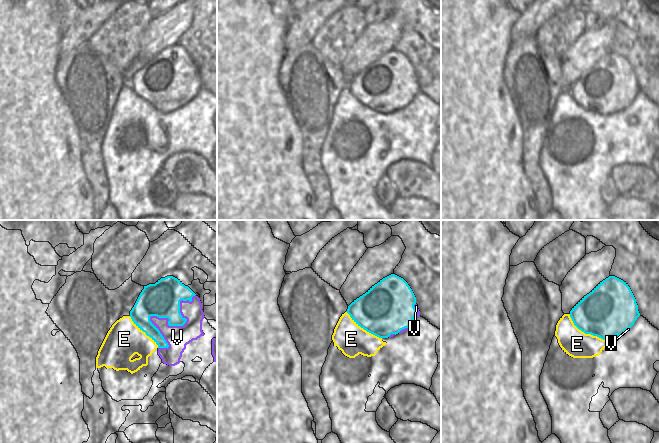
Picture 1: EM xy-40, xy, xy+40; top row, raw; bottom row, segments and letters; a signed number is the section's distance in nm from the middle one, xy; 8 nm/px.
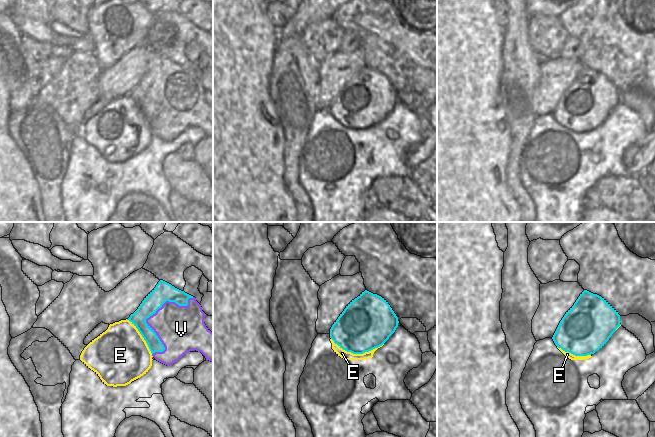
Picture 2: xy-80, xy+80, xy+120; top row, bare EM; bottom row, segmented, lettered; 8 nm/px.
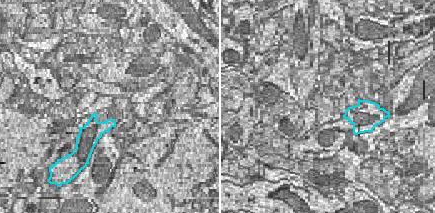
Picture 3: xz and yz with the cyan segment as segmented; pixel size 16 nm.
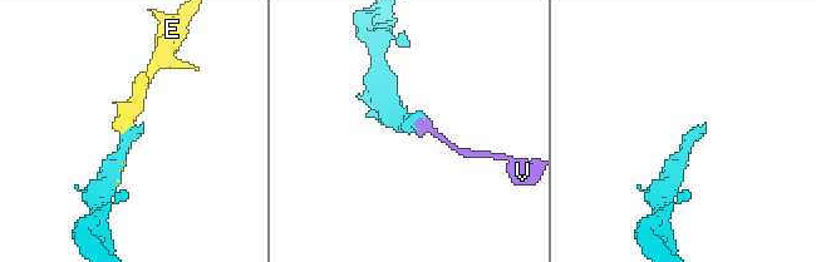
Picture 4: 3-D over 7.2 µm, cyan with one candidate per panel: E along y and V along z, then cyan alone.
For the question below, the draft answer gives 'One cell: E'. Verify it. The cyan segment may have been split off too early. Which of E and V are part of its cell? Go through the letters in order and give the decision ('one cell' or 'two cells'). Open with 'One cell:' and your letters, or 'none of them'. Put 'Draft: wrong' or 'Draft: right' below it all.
One cell: E
E: one cell
V: two cells
Draft: right

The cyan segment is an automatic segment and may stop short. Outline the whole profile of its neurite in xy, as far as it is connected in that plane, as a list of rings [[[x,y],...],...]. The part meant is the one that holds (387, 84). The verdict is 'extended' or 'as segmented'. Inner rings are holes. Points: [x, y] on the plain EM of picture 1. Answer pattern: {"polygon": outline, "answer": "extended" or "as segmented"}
{"polygon": [[[395,50],[383,54],[354,76],[342,90],[332,111],[334,122],[349,134],[355,134],[359,130],[375,132],[387,120],[382,117],[383,114],[388,114],[391,110],[396,111],[410,102],[416,91],[415,80],[416,73],[403,54]]], "answer": "extended"}

